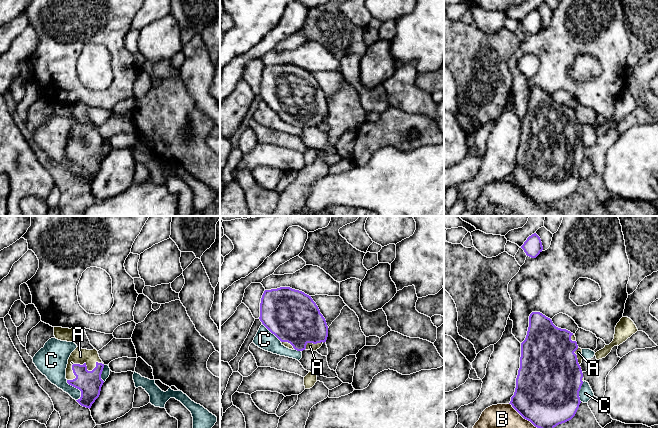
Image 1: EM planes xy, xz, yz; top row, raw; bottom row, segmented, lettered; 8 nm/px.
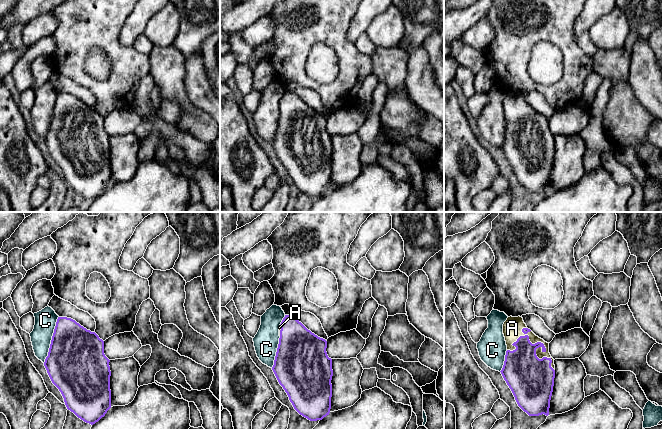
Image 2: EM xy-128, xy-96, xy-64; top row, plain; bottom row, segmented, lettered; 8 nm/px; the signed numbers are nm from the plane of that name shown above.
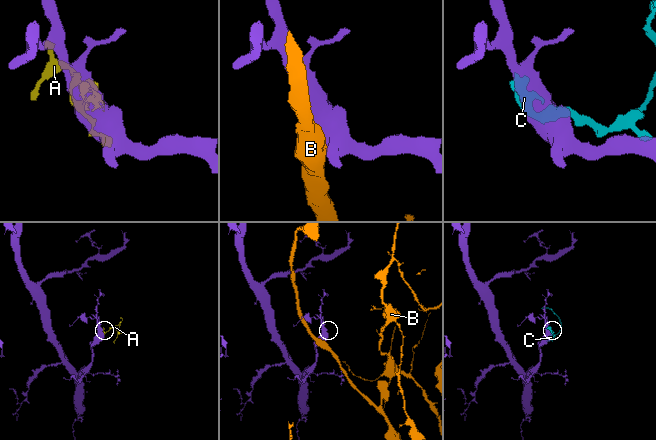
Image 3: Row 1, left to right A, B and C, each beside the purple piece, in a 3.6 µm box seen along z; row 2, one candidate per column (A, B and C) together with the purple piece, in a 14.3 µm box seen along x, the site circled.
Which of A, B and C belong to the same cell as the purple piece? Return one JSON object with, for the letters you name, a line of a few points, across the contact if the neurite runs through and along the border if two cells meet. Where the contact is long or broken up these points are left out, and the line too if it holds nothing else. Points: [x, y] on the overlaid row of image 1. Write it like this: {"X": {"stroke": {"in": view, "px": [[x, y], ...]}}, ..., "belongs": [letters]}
{"belongs": ["A"]}

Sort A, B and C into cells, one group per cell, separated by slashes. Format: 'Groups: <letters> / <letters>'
Groups: A / B / C

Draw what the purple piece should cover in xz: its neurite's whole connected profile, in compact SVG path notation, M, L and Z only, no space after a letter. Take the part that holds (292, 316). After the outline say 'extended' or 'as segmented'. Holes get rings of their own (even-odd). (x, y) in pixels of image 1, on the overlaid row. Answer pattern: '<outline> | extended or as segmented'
M290 287L264 291L259 319L292 350L316 351L328 337L326 320L311 296Z | extended

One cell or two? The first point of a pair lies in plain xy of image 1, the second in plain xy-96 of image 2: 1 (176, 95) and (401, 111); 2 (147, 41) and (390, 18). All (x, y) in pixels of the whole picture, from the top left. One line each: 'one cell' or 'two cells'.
1: one cell
2: one cell

